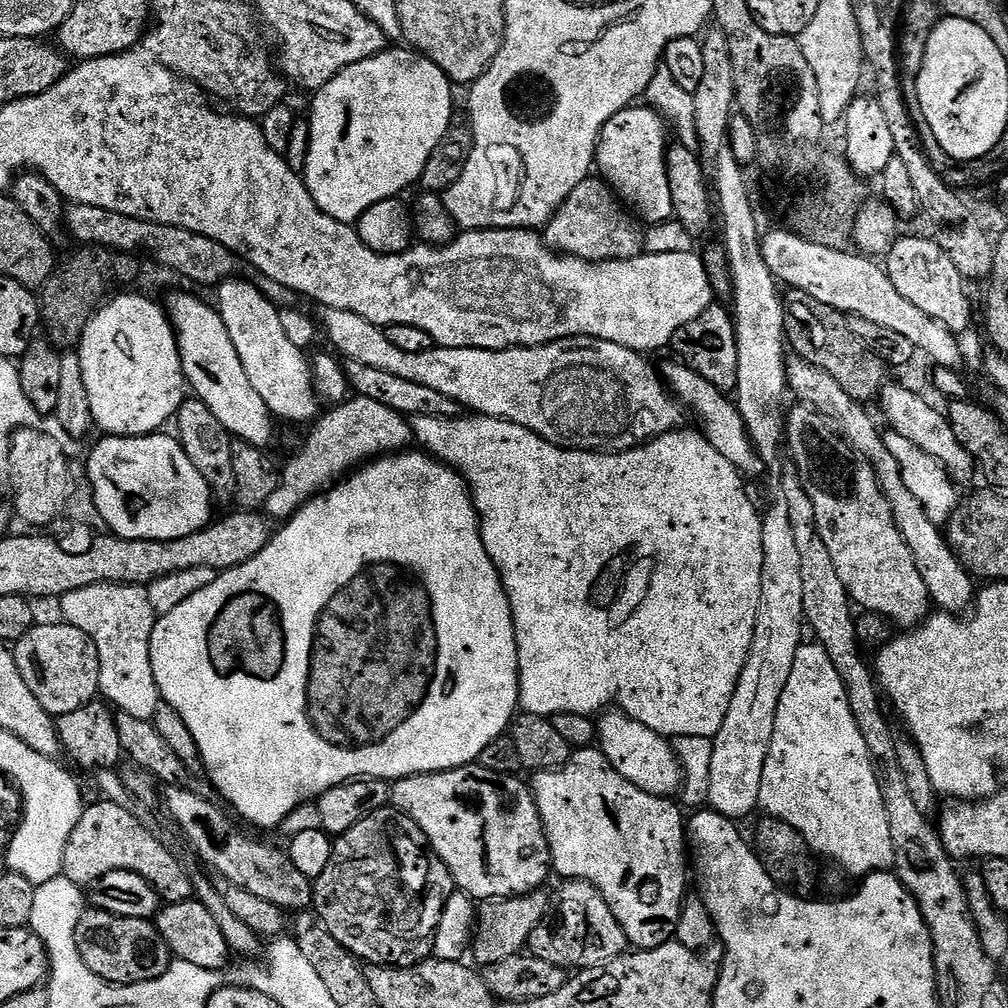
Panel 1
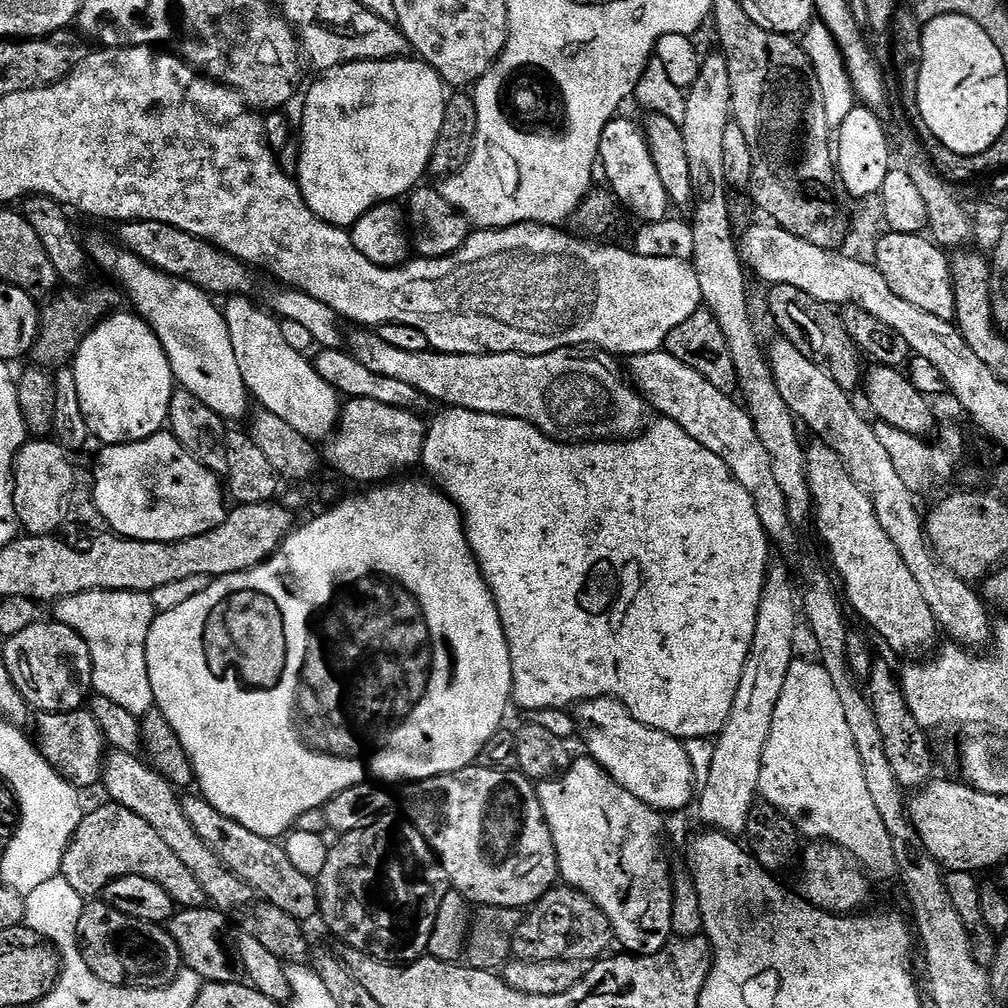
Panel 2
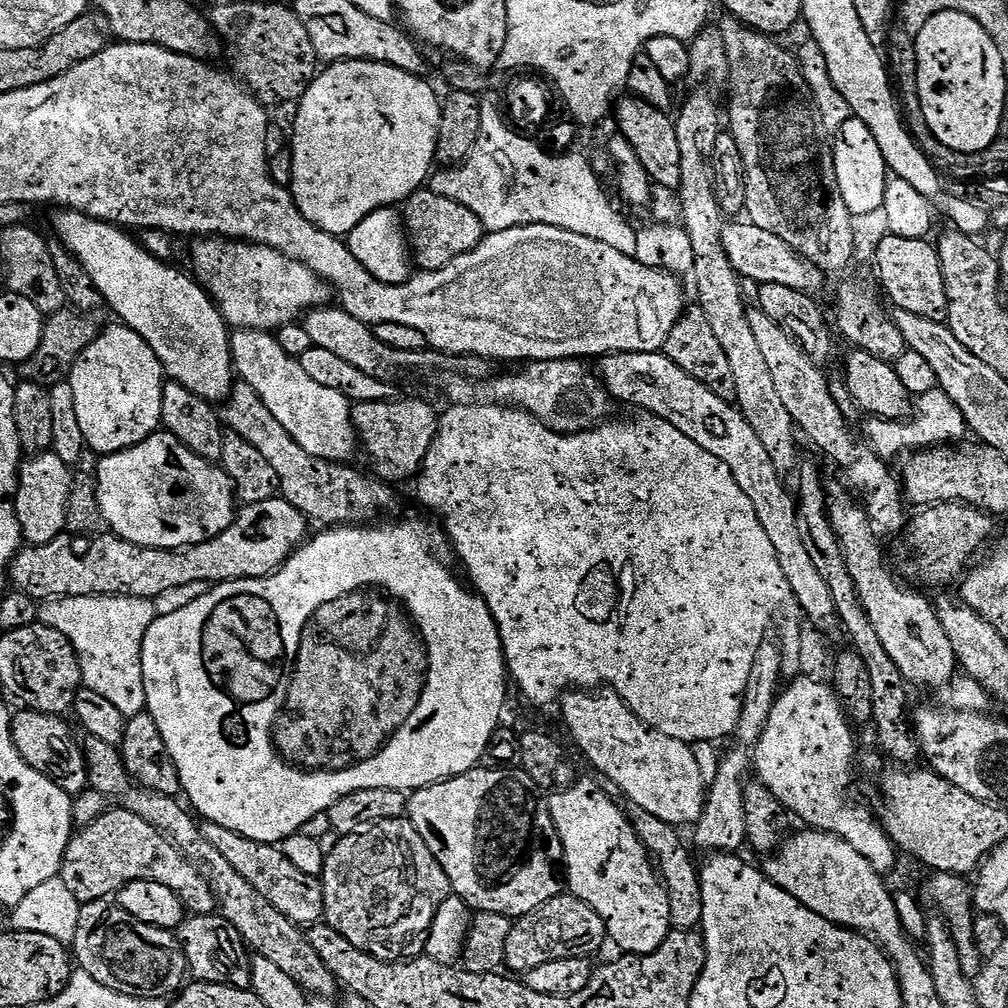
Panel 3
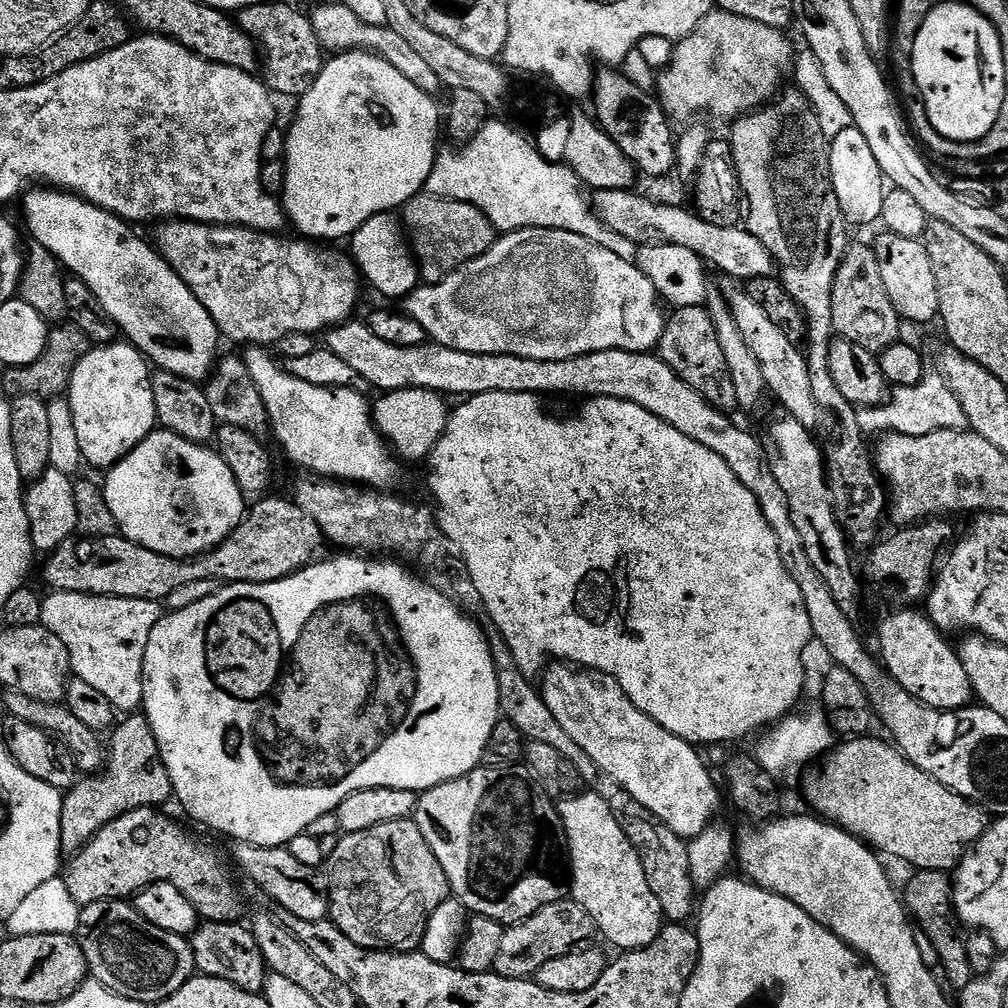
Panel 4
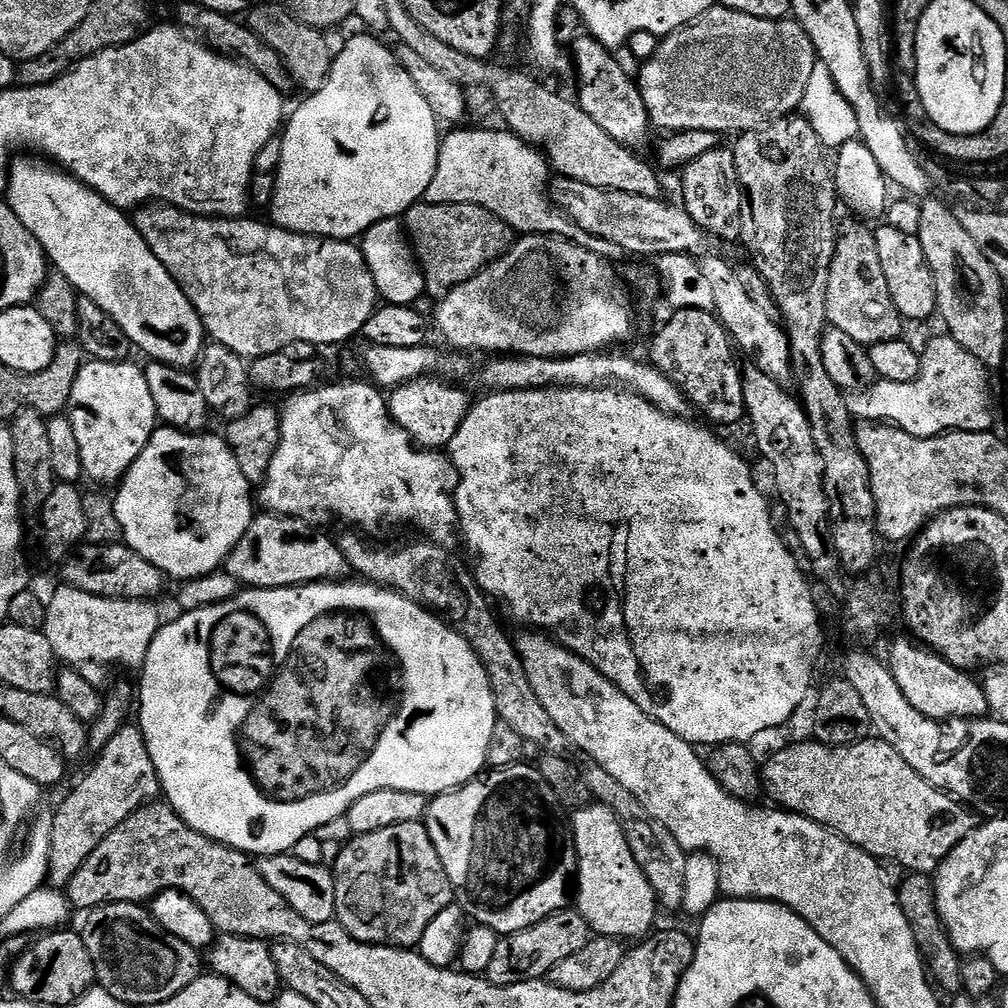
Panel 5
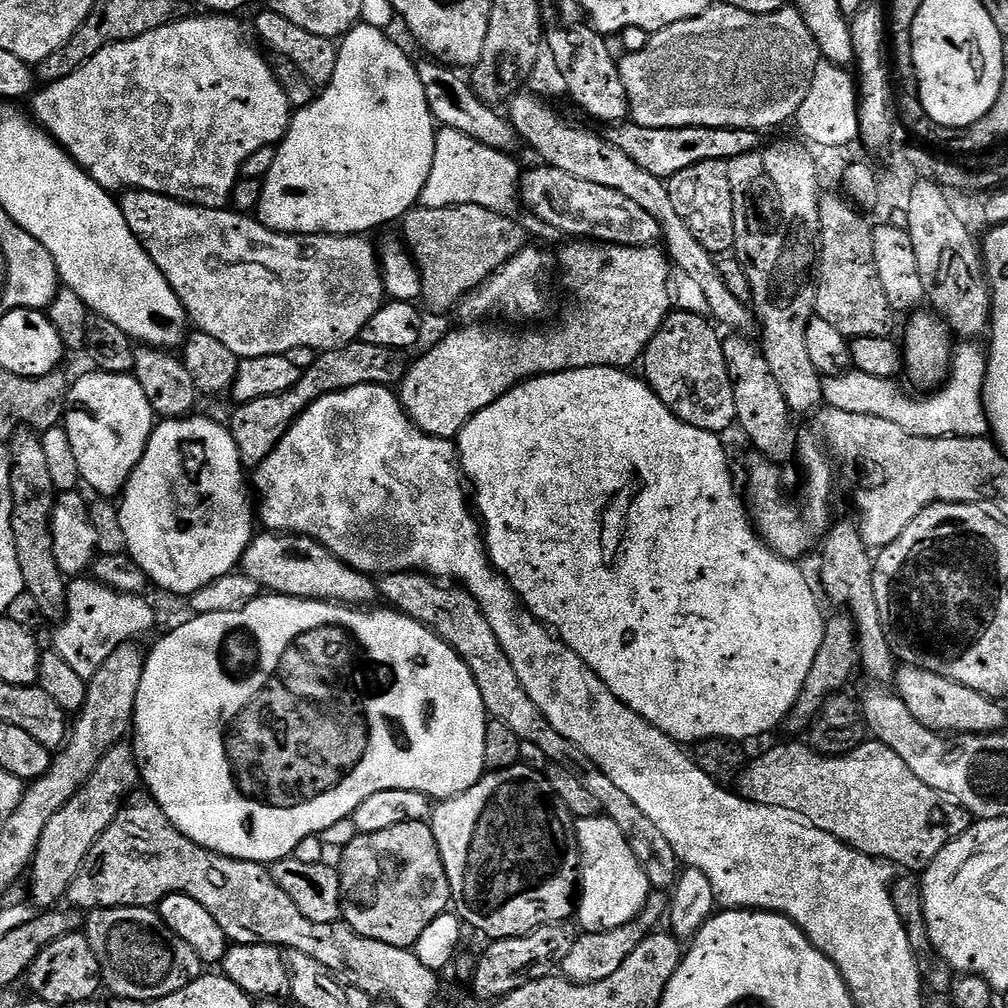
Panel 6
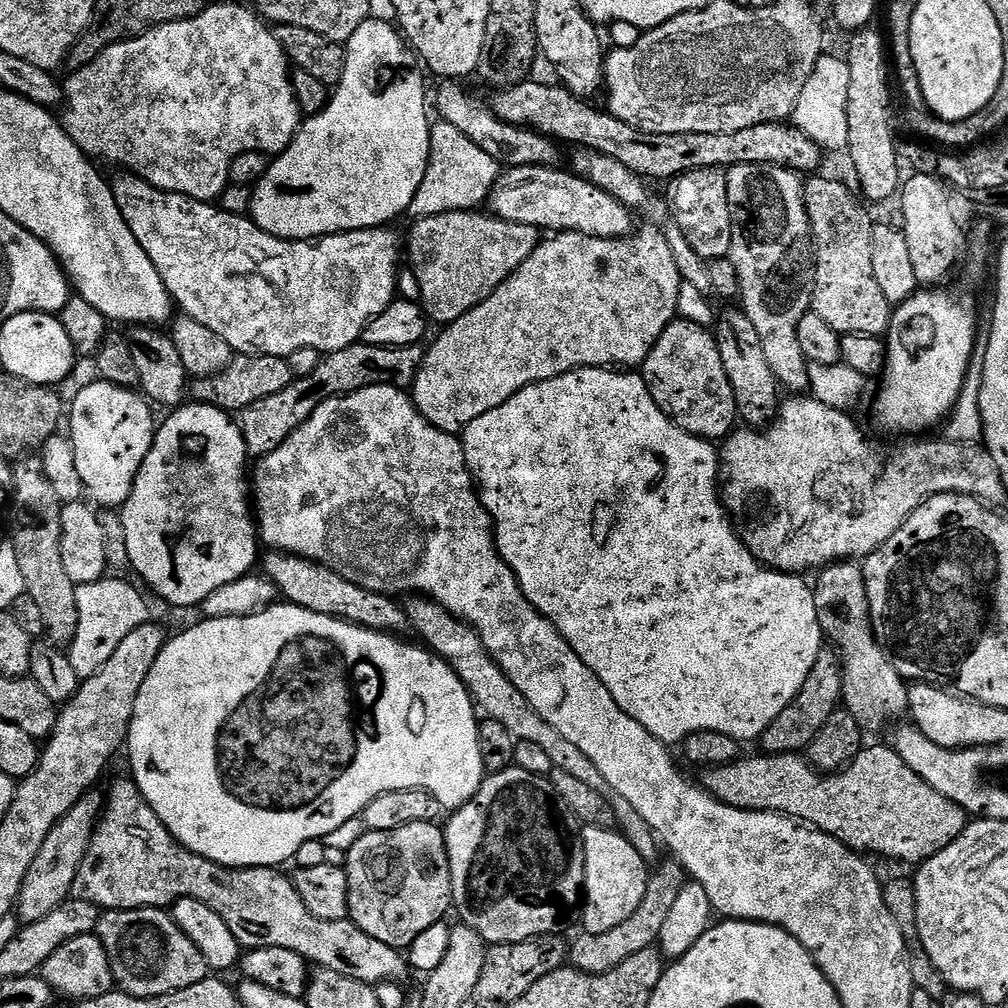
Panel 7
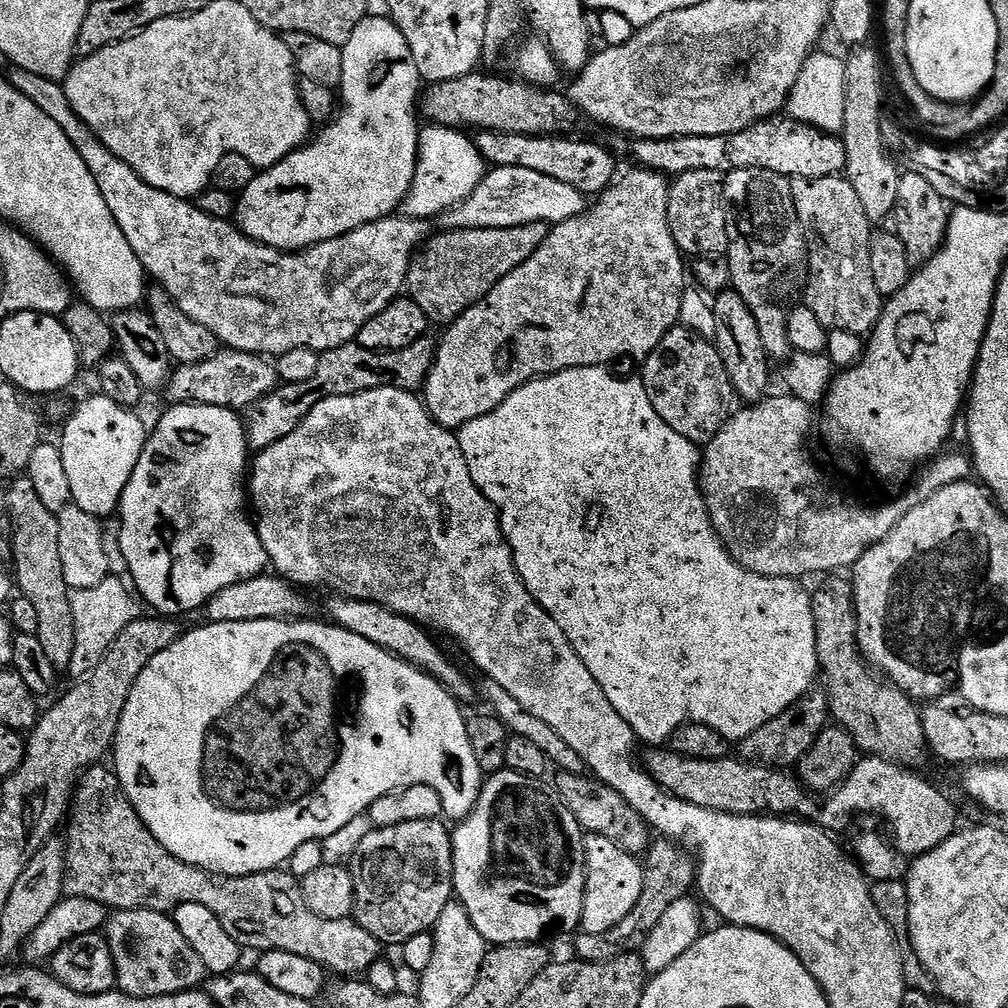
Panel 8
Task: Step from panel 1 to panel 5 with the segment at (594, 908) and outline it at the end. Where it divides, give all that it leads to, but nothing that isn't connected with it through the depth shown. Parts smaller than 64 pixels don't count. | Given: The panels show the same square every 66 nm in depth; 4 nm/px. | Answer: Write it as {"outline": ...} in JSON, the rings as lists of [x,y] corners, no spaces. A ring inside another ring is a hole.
{"outline":[[[569,906],[546,917],[542,922],[509,936],[500,936],[498,950],[490,958],[486,978],[492,984],[517,984],[527,980],[543,980],[562,958],[582,950],[590,938],[586,918],[575,907]]]}

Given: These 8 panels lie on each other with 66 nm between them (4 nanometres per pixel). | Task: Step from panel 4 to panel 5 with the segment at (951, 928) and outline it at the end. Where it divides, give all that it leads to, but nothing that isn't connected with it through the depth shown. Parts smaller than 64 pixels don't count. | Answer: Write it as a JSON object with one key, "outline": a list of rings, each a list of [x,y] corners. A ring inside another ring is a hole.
{"outline":[[[914,872],[905,877],[905,880],[898,884],[902,914],[906,914],[906,922],[910,922],[910,930],[914,930],[918,950],[926,961],[931,979],[941,993],[949,992],[948,996],[952,998],[961,995],[964,992],[962,980],[964,960],[961,953],[957,952],[950,942],[944,924],[940,921],[940,915],[936,909],[936,885],[933,877],[923,872]]]}

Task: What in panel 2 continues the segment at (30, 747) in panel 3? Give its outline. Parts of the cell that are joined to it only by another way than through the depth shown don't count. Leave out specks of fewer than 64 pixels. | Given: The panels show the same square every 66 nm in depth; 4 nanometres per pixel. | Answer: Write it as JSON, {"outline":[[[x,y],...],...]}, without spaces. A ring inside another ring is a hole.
{"outline":[[[91,711],[41,712],[35,720],[35,743],[46,762],[54,766],[56,773],[70,781],[78,790],[92,788],[95,784],[97,787],[104,774],[106,741],[102,734],[102,726],[98,726]]]}

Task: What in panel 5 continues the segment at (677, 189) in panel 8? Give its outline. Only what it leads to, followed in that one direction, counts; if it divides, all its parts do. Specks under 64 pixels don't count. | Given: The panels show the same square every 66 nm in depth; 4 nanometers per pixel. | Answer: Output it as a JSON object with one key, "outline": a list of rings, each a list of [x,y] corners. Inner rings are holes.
{"outline":[[[721,146],[694,158],[684,165],[680,176],[680,196],[684,212],[709,237],[739,241],[742,230],[742,196],[735,178],[736,154],[731,147]]]}

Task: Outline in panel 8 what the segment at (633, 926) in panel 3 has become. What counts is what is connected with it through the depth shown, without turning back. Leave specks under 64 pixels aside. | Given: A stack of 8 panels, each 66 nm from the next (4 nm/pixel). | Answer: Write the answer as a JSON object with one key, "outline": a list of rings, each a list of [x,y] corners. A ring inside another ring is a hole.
{"outline":[[[588,834],[584,838],[584,867],[588,877],[580,928],[586,934],[602,934],[618,926],[618,922],[634,910],[638,897],[642,895],[644,865],[632,853],[622,850],[622,846],[610,842],[610,838]]]}

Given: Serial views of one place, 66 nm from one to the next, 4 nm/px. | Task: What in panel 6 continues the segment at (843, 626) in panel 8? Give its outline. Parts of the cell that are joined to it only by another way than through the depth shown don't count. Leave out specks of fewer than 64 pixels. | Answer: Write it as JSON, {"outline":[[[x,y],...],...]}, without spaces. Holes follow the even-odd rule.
{"outline":[[[840,520],[829,527],[823,541],[824,561],[820,564],[820,584],[824,592],[837,604],[837,609],[846,610],[847,615],[856,621],[856,641],[860,644],[859,667],[872,682],[888,682],[895,677],[898,661],[888,643],[888,635],[878,614],[878,598],[874,598],[872,585],[873,553],[864,543],[857,521]],[[837,523],[837,524],[836,524]]]}

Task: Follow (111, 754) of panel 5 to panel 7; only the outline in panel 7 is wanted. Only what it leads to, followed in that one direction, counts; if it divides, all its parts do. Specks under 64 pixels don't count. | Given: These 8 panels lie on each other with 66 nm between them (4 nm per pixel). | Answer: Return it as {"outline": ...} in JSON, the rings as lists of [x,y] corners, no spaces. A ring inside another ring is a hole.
{"outline":[[[96,790],[85,792],[81,800],[52,827],[50,834],[46,834],[46,842],[42,842],[38,854],[34,854],[34,862],[30,862],[30,870],[26,870],[26,878],[20,887],[14,909],[15,915],[24,924],[38,922],[38,918],[50,914],[50,910],[62,906],[62,902],[72,896],[76,871],[106,803],[105,797],[98,793]]]}

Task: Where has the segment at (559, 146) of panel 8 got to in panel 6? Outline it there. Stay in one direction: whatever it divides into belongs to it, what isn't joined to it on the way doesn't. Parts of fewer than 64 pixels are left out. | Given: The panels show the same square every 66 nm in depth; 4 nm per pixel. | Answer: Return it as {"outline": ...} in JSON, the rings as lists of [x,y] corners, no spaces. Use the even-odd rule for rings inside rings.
{"outline":[[[428,60],[416,64],[416,73],[422,82],[422,90],[426,90],[426,102],[437,125],[458,130],[466,134],[466,138],[474,138],[474,142],[482,142],[484,146],[490,146],[499,152],[515,153],[518,137],[516,128],[507,115],[500,113],[499,116],[496,113],[499,111],[493,105],[483,104],[473,92],[471,83],[465,77],[463,80],[462,77],[456,76],[460,74],[455,67]]]}

